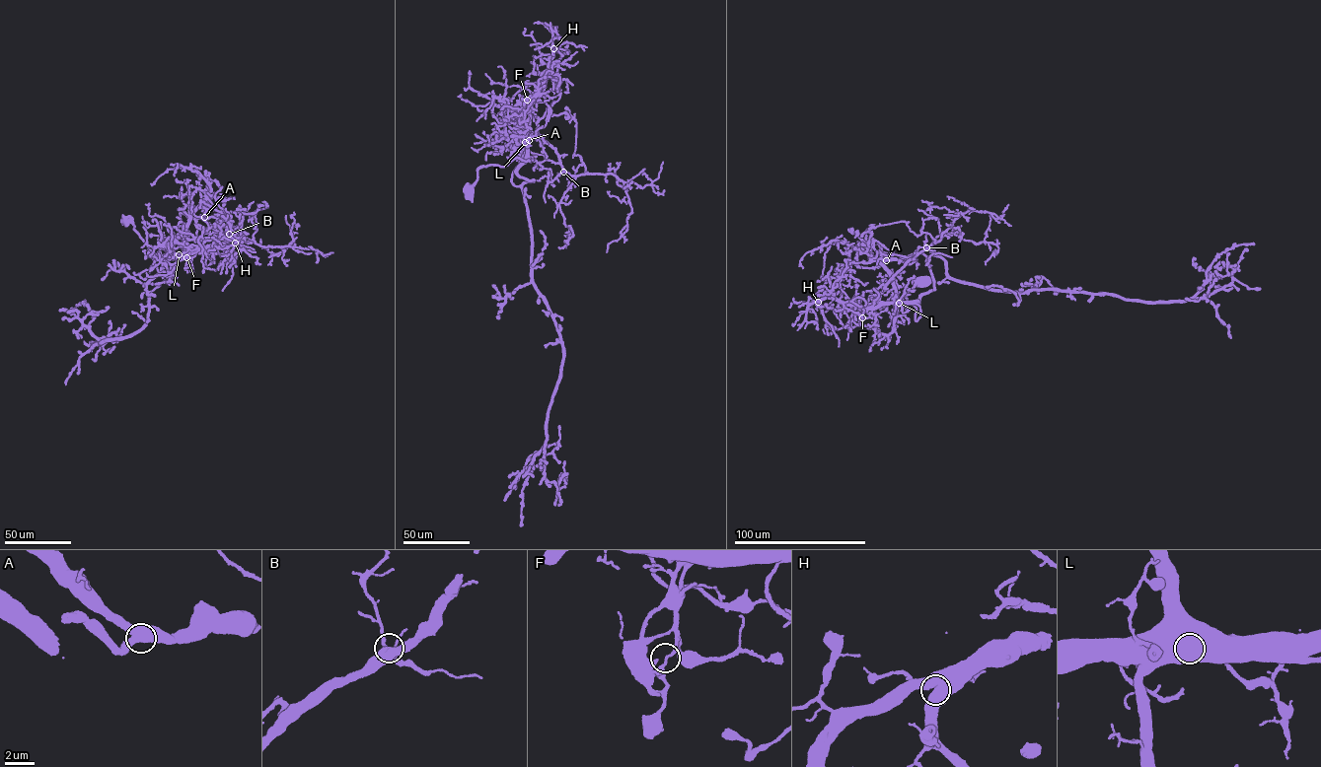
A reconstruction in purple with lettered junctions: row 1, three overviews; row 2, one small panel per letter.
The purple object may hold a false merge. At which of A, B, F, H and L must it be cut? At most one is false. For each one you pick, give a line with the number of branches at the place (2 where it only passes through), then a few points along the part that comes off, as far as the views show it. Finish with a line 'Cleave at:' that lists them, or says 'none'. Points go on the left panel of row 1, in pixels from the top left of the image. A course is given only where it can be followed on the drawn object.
F: branches 2; course (186, 257), (191, 247), (173, 228), (293, 245), (274, 255), (260, 239)
Cleave at: F

